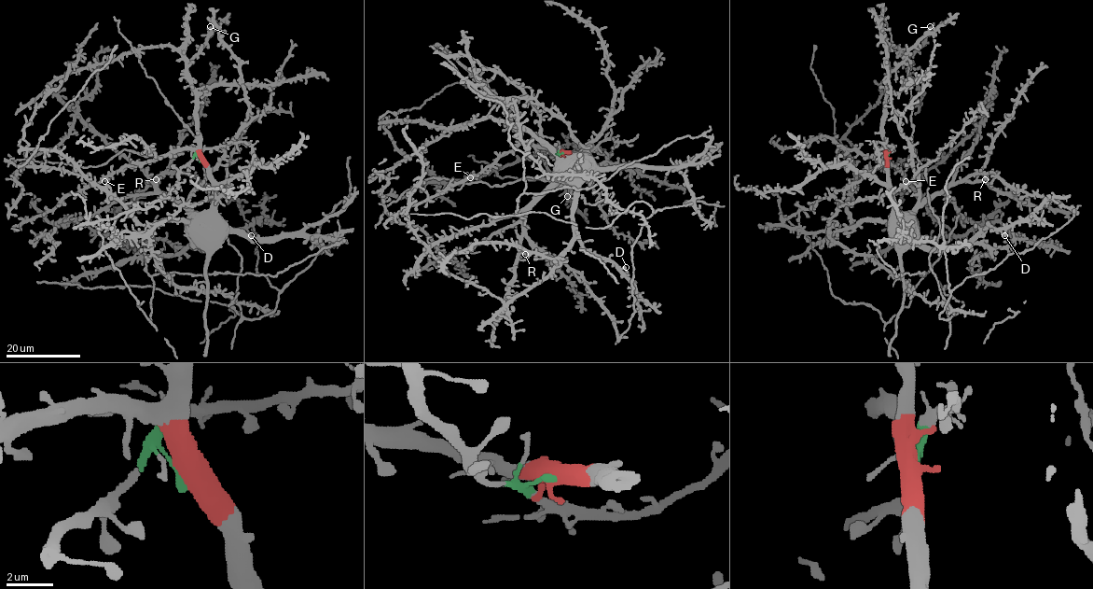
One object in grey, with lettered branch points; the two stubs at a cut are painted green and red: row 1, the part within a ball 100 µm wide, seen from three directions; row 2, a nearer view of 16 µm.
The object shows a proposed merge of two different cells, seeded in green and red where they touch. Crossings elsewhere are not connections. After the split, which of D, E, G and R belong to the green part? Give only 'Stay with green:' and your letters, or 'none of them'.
Stay with green: none of them

